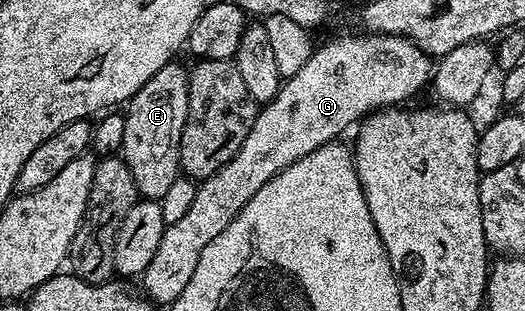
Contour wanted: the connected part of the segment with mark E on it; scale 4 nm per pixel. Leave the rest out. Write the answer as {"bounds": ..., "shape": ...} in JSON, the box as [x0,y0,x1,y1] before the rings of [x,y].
{"bounds":[119,61,189,201],"shape":[[[174,61],[163,65],[163,69],[133,95],[124,112],[123,145],[119,155],[131,169],[138,196],[147,199],[160,201],[171,181],[179,178],[181,130],[189,114],[189,72],[179,64]]]}

